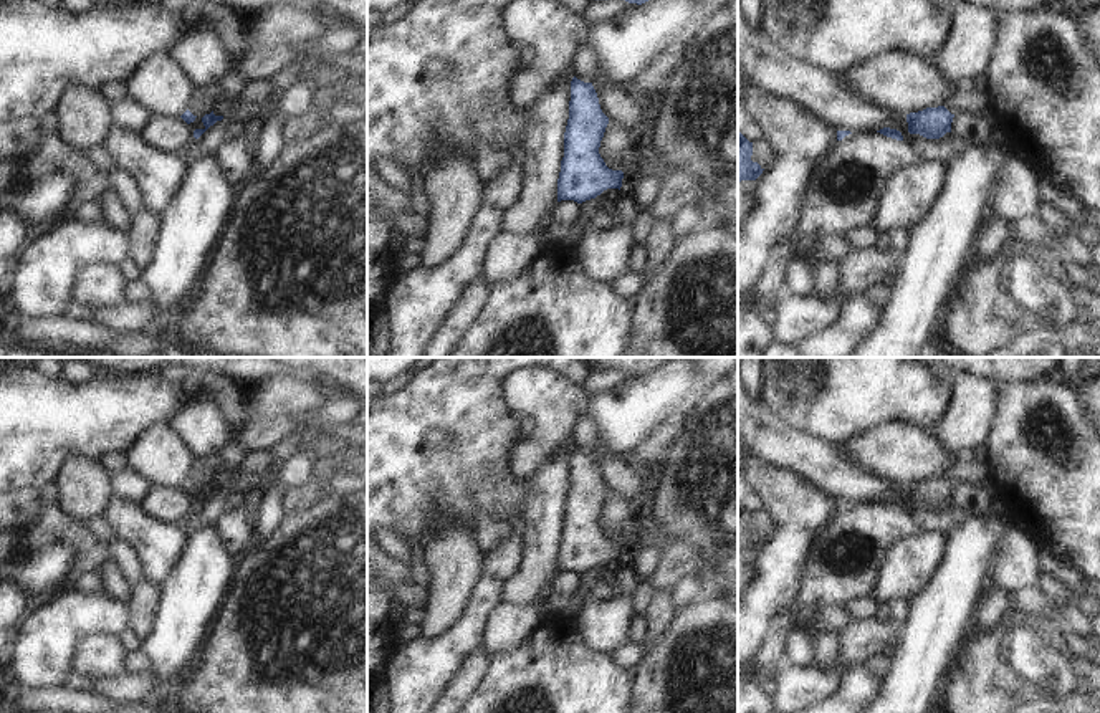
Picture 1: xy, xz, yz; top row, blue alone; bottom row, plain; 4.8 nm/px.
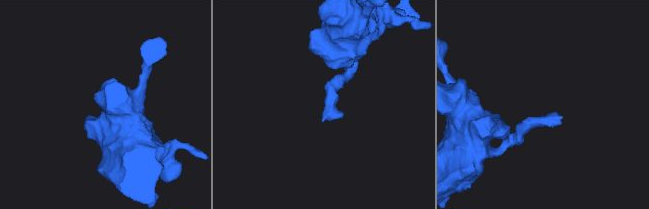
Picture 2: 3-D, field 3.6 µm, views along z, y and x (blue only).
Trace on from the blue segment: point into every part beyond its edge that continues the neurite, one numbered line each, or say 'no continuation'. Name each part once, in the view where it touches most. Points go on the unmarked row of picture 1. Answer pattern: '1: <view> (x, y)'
no continuation

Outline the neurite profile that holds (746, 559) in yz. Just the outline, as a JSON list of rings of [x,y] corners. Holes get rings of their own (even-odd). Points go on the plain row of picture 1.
[[[756,551],[738,553],[738,604],[756,576]]]

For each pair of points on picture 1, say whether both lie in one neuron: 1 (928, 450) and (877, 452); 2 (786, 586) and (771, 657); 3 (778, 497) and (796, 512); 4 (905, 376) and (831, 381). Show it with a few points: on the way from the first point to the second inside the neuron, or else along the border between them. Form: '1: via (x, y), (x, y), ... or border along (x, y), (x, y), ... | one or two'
1: via (915, 452), (890, 452) | one
2: border along (803, 579), (798, 596), (774, 619), (760, 646) | two
3: via (783, 498), (791, 507) | one
4: via (887, 378), (849, 378) | one

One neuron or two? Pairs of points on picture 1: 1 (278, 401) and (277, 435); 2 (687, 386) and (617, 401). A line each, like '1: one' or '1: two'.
1: two
2: one

